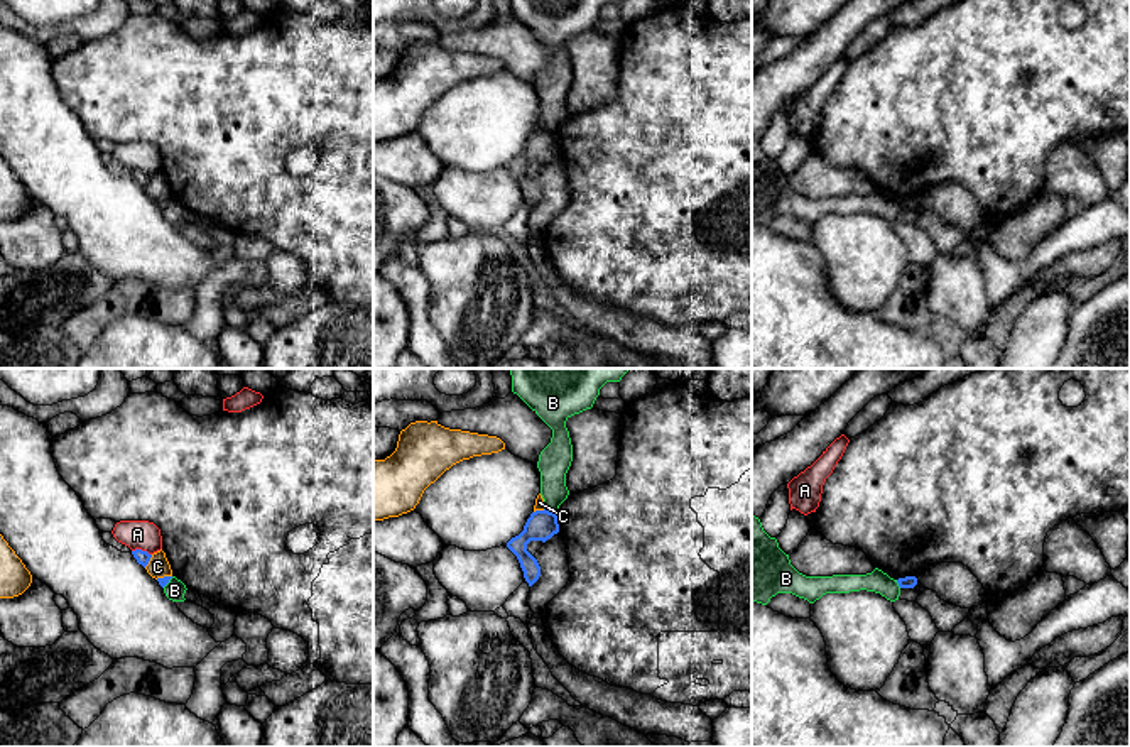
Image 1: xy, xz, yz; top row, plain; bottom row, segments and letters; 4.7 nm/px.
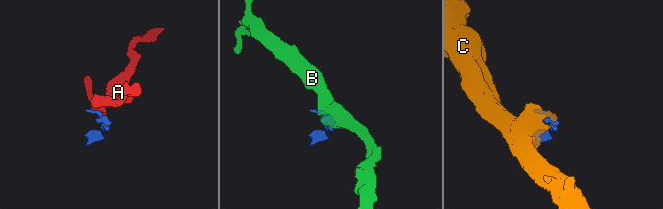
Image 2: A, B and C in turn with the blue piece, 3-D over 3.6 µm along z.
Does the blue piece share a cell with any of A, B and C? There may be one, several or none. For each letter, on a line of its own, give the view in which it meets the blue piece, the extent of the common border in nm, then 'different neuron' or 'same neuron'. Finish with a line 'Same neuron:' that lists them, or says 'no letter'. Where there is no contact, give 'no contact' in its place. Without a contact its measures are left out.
A: contact in xy; length 100 nm; different neuron
B: contact in xz; length 60 nm; different neuron
C: contact in xy; length 80 nm; different neuron
Same neuron: no letter

